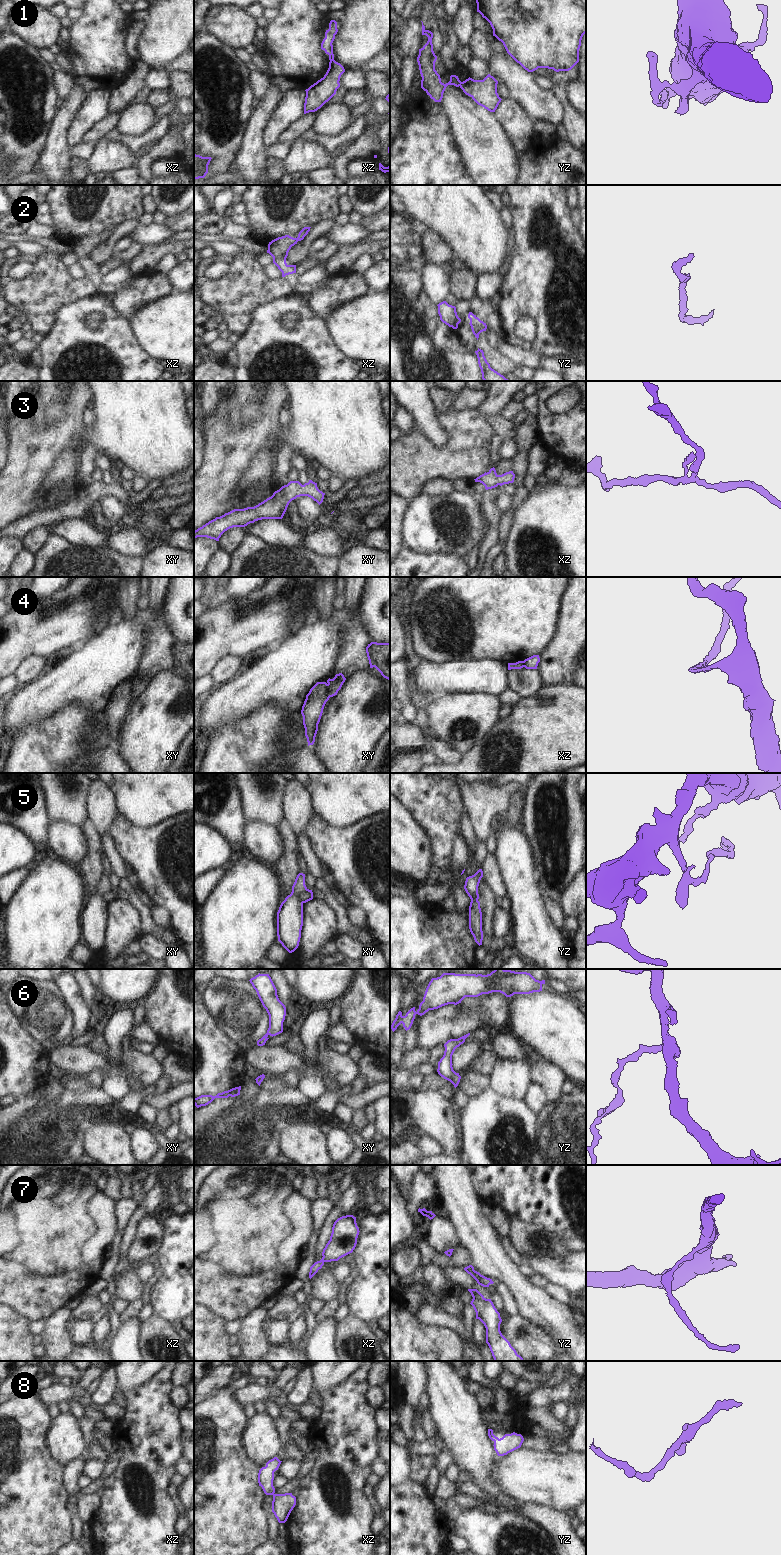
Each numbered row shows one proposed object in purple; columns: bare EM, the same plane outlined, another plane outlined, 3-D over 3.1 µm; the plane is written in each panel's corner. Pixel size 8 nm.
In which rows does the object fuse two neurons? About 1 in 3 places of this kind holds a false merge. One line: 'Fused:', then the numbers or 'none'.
Fused: 1, 4, 5

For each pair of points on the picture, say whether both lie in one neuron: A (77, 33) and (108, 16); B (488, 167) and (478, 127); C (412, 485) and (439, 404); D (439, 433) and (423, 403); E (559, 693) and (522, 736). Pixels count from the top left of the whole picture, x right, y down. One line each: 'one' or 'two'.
A: one
B: one
C: two
D: one
E: one

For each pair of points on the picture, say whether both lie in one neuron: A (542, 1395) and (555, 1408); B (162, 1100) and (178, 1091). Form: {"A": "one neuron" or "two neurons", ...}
{"A": "two neurons", "B": "one neuron"}

